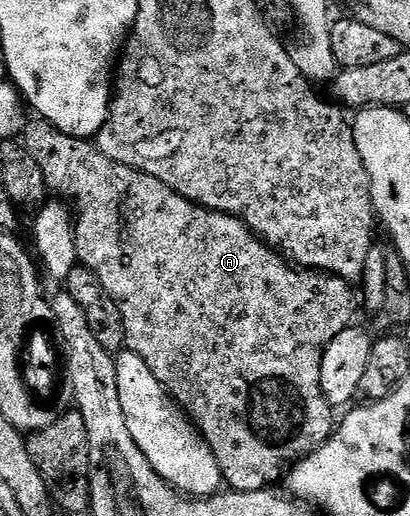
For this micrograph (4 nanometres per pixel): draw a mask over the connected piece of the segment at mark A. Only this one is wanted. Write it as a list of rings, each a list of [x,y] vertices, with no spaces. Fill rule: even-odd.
[[[35,118],[32,124],[30,121],[21,133],[21,143],[25,150],[29,150],[29,154],[33,154],[33,158],[37,158],[37,166],[41,166],[41,174],[45,174],[48,189],[73,206],[77,213],[74,221],[79,264],[93,270],[93,274],[101,278],[101,286],[109,290],[113,302],[117,302],[121,318],[125,322],[126,347],[145,358],[145,366],[153,370],[153,378],[161,382],[171,399],[187,413],[191,423],[198,428],[203,441],[213,450],[217,466],[221,466],[224,485],[233,492],[262,492],[278,485],[275,483],[284,479],[288,465],[316,452],[337,427],[337,416],[331,413],[334,412],[333,405],[321,390],[321,362],[323,351],[329,346],[329,342],[333,342],[333,338],[337,338],[341,330],[352,327],[355,304],[357,308],[356,289],[354,292],[351,289],[354,287],[348,281],[340,276],[333,276],[330,272],[300,270],[256,236],[244,220],[189,202],[184,196],[165,186],[165,182],[133,170],[121,162],[113,162],[113,158],[105,158],[105,154],[101,154],[101,150],[90,139],[82,140],[59,132],[48,120]]]

